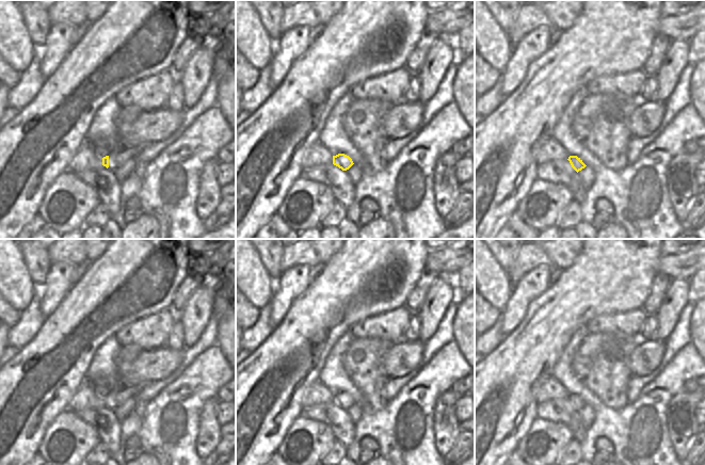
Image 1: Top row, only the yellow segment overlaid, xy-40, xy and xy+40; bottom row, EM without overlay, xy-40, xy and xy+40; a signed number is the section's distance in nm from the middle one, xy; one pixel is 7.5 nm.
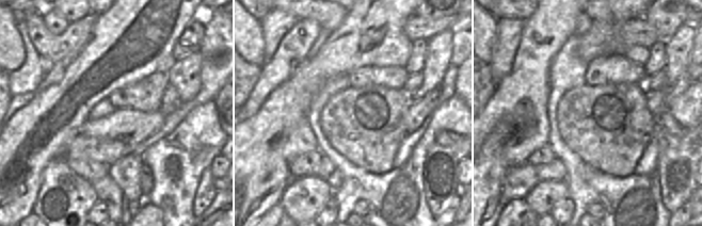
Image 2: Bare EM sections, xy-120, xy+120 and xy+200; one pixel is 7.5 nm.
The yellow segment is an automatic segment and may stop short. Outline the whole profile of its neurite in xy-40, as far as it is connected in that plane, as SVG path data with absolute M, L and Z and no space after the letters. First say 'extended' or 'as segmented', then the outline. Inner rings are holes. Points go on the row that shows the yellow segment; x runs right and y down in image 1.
extended | M111 149L109 156L102 158L102 165L113 171L129 160L137 160L139 149Z

